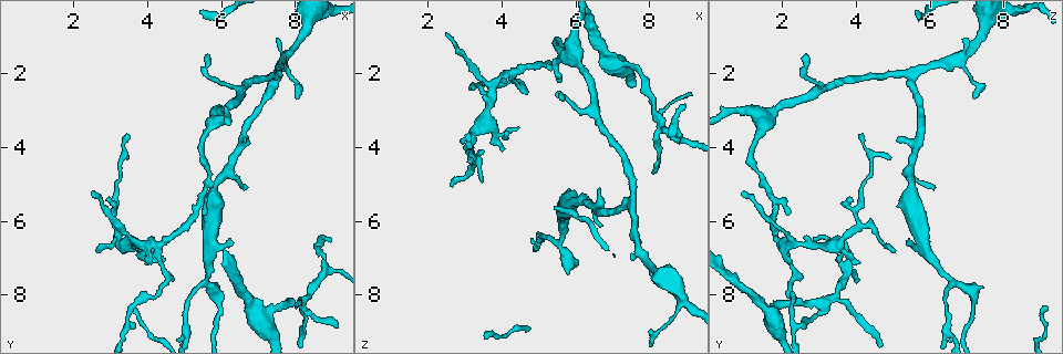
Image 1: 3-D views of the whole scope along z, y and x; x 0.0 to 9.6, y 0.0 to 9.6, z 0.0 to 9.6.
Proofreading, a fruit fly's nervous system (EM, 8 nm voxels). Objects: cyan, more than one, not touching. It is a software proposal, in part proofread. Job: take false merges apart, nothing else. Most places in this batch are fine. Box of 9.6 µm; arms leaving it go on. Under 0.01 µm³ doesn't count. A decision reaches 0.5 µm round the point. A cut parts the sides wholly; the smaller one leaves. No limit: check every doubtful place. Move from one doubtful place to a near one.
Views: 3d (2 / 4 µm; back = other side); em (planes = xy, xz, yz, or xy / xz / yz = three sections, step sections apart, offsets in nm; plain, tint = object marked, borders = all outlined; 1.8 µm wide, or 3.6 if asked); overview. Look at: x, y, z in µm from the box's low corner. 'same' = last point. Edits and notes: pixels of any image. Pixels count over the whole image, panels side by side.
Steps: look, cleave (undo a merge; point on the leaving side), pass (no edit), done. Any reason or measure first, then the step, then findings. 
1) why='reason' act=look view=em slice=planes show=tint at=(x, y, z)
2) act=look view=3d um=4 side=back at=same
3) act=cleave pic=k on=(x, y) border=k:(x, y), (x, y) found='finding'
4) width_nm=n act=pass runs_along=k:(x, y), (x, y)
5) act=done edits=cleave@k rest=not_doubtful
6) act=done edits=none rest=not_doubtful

why='three-way junction' act=look view=3d um=2 at=(5.95, 3.15, 1.50)

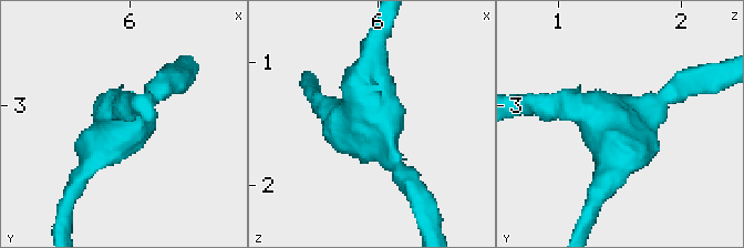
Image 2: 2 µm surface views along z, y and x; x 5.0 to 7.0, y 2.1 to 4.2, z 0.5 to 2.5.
arms=3 why='need the tissue' act=look view=em slice=planes show=tint at=(5.94, 3.18, 1.52)

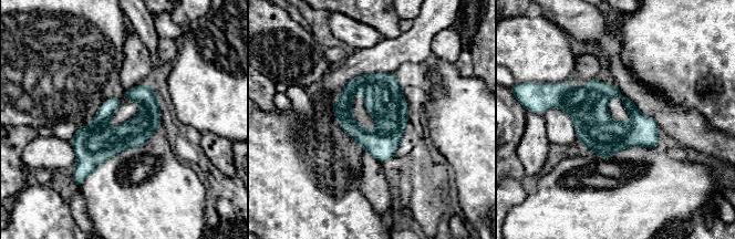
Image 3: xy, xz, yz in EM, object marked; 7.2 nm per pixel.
width_nm=200 act=pass found='one neuron here'

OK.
why='three arms meet' act=look view=em slice=planes show=tint at=(4.25, 6.65, 1.90)

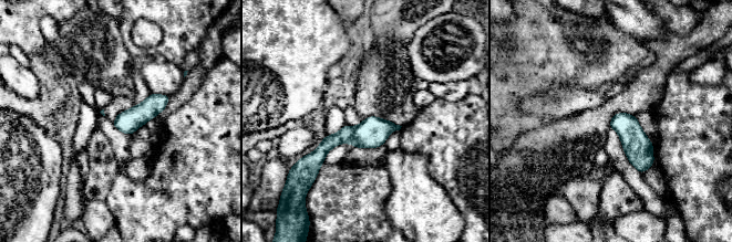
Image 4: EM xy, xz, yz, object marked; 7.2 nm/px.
act=cleave pic=4 on=(347, 133) border=4:(356, 127), (354, 145) found='two neurons meet here'

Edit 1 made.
act=look view=overview

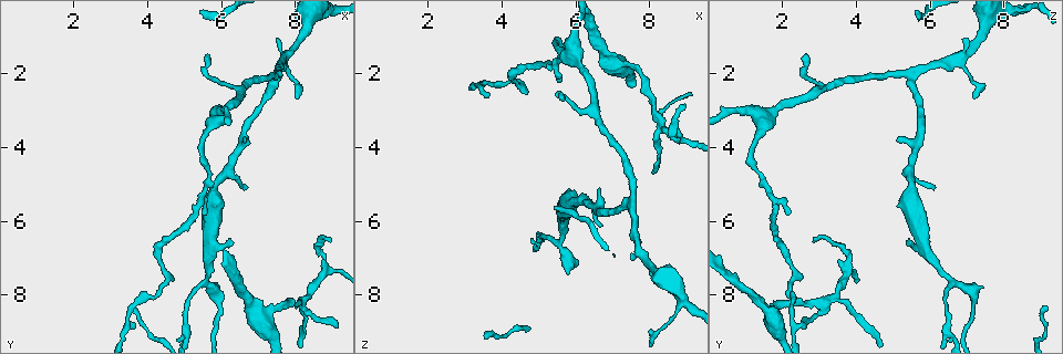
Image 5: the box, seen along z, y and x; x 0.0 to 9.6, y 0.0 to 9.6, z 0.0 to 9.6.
why='three-way junction' act=look view=em slice=planes show=tint at=(8.80, 7.45, 3.70)

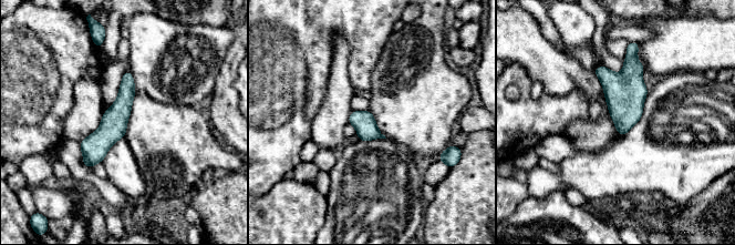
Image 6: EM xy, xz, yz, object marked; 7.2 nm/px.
act=pass runs_along=6:(127, 74), (113, 128), (88, 163) found='continuous, no second neuron'

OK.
act=done edits=cleave@4 rest=not_doubtful

